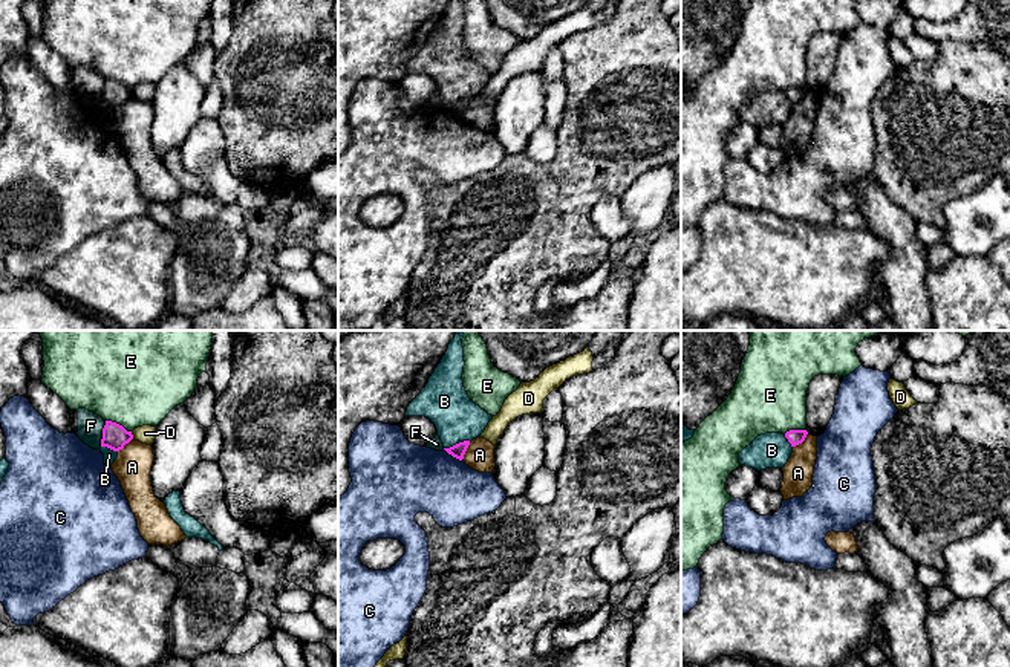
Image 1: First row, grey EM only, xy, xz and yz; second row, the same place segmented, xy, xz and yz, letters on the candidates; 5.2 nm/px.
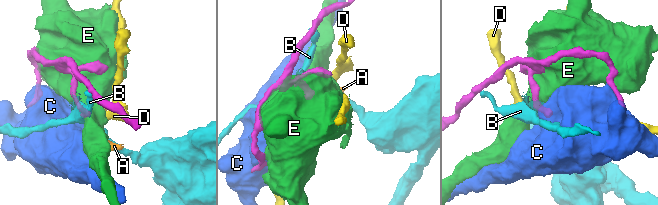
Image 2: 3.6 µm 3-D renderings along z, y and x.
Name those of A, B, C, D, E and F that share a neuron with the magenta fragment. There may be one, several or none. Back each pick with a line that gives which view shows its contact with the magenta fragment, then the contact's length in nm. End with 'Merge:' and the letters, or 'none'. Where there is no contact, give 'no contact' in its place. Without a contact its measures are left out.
Merge: none

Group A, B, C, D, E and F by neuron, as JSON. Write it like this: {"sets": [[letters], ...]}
{"sets": [["A", "F"], ["B"], ["C"], ["D"], ["E"]]}

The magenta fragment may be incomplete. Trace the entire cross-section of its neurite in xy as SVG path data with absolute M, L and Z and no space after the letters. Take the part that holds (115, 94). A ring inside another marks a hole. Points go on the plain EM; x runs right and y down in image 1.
M106 78L103 86L101 104L107 104L113 109L119 109L133 96L132 89L127 89L122 83Z

